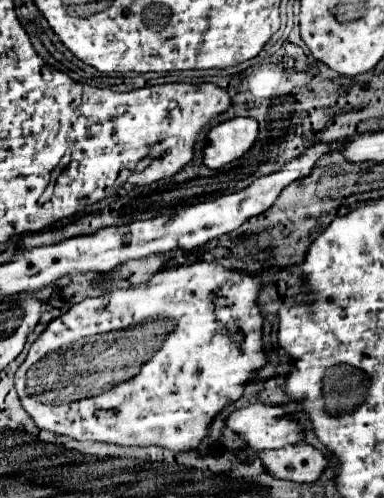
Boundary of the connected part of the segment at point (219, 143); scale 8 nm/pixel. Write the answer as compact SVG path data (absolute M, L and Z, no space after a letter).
M231 118L211 128L205 146L205 166L221 168L241 158L255 144L259 124L255 118Z

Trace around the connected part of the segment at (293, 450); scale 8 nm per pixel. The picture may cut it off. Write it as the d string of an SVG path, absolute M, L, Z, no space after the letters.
M289 444L279 450L259 452L265 472L281 480L315 482L327 466L325 456L309 444Z

